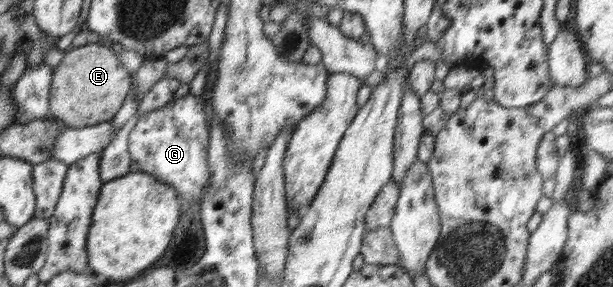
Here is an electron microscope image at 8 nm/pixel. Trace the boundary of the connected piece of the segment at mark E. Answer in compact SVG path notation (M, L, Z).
M108 43L75 47L54 68L49 113L65 126L83 127L111 121L129 96L132 74L121 64L118 51Z

